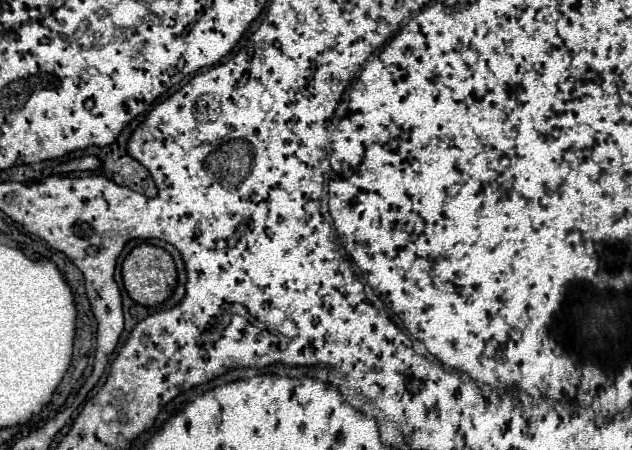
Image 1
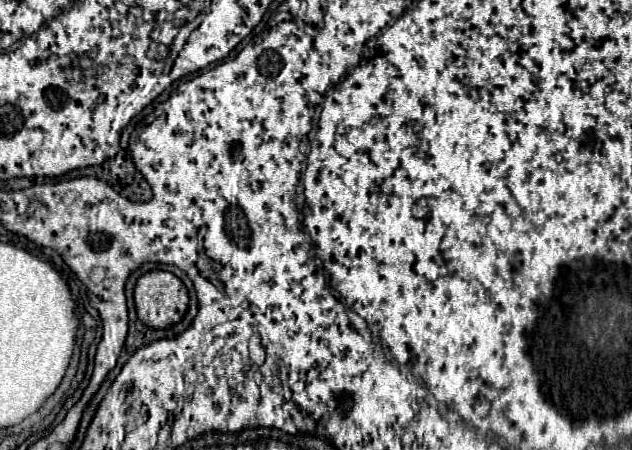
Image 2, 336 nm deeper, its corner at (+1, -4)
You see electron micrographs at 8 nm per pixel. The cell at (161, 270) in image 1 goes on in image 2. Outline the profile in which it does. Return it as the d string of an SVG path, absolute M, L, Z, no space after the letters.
M166 270L142 274L134 288L138 318L152 328L176 324L188 310L188 292L178 276Z

